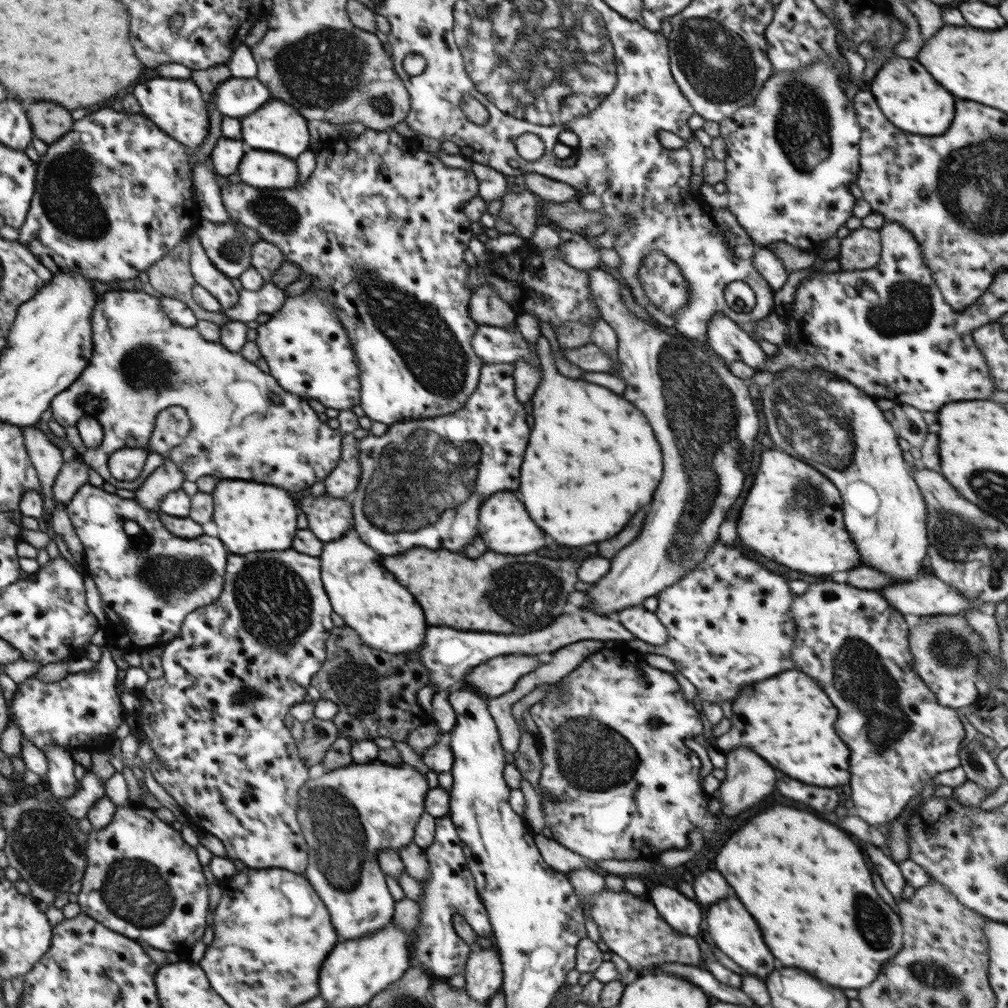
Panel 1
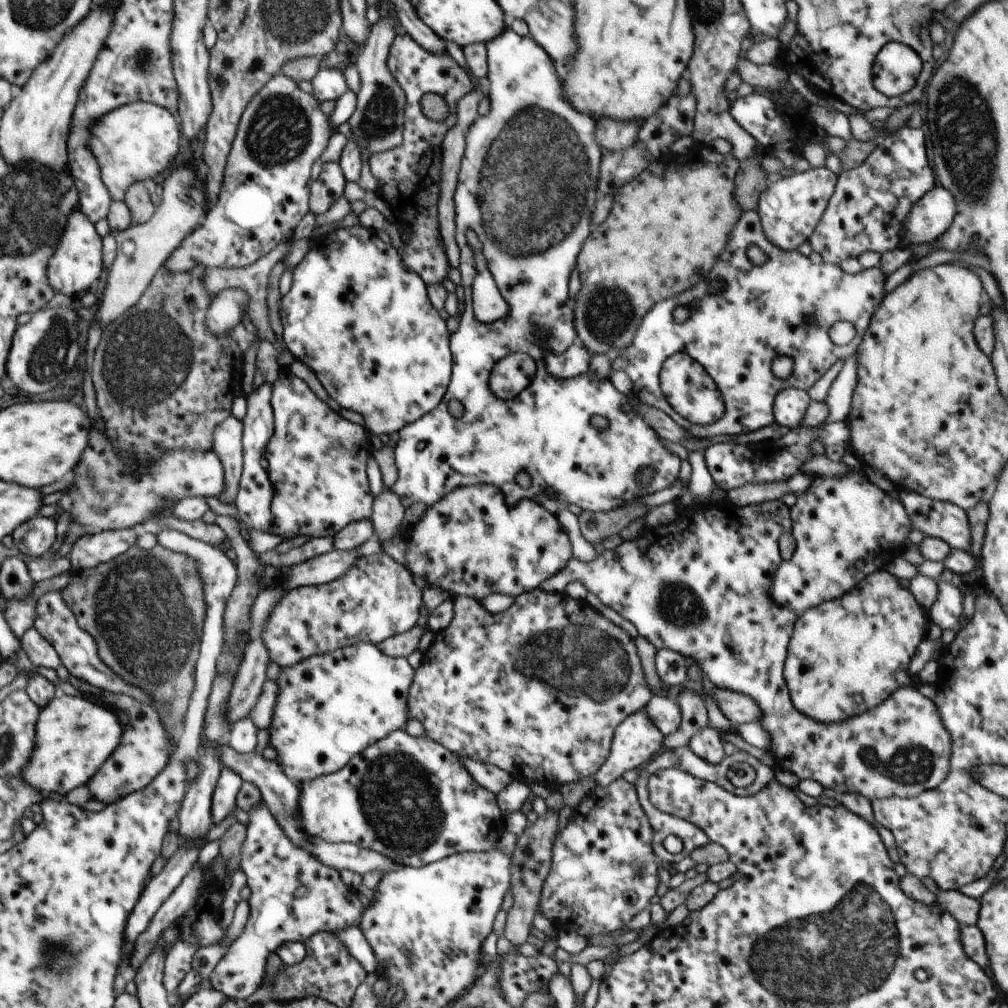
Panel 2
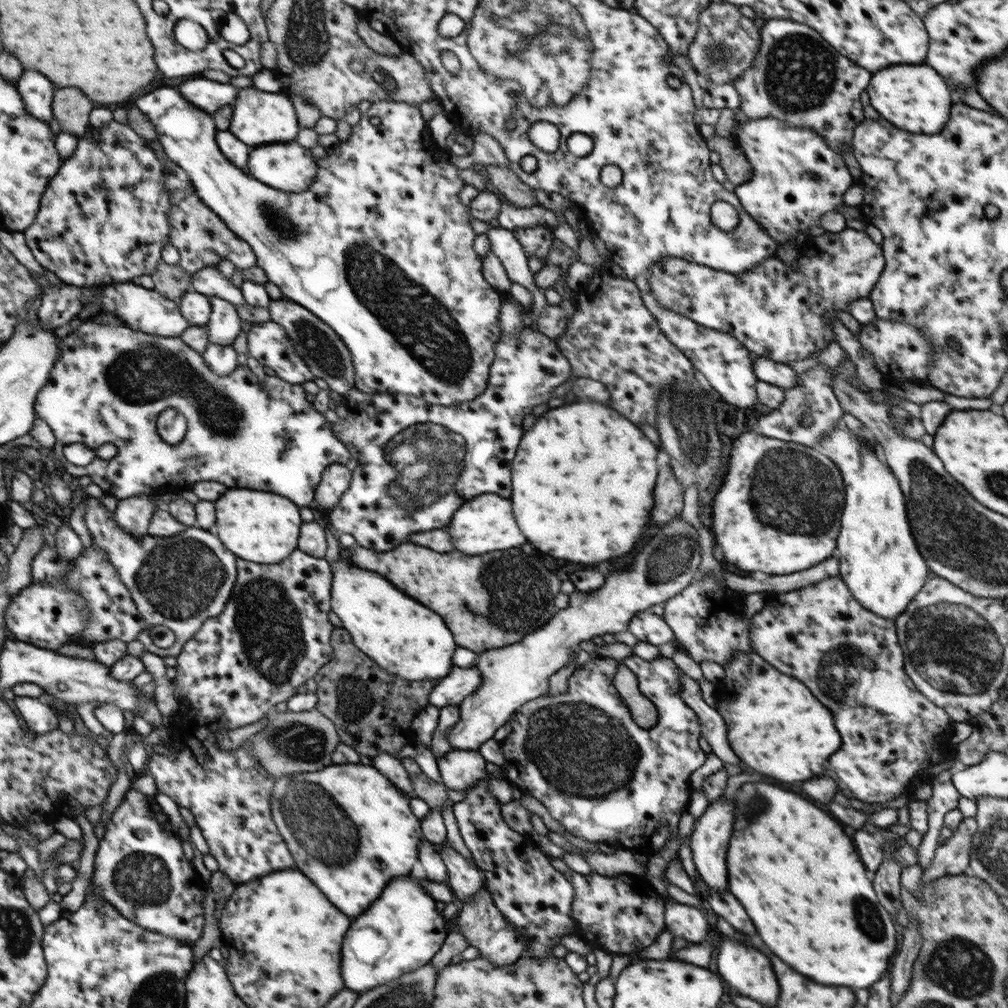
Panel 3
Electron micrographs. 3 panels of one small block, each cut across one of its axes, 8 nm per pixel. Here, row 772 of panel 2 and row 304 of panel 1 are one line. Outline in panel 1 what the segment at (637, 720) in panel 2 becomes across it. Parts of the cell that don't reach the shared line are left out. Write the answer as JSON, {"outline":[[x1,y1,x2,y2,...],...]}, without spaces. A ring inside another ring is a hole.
{"outline":[[601,267,587,272,591,295,597,304,600,318,610,324,618,336,620,374,626,384,624,398,644,412,664,454,664,476,654,492,652,508,646,516,638,540,634,540,609,559,610,568,606,576,585,591,591,598,591,604,585,607,586,610,600,616,614,617,625,608,642,606,647,598,656,597,665,588,676,584,677,580,682,580,686,572,696,568,712,550,718,539,720,524,726,518,726,510,730,510,744,488,744,470,748,468,754,452,754,438,758,434,760,420,748,388,753,380,734,376,724,360,708,346,688,339,673,328,661,327,658,323,655,323,656,329,632,315,622,301,619,285,622,280,613,271],[680,400,690,412,680,412],[732,440,738,440,738,462,724,462,726,457,722,448,732,444]]}

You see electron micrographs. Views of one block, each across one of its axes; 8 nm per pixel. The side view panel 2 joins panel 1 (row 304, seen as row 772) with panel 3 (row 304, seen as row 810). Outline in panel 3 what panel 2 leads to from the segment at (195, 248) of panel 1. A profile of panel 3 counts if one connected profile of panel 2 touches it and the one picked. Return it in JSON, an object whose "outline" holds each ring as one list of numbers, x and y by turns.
{"outline":[[210,296,209,299,211,315,206,324,208,341,220,346,231,346,241,331,236,305,216,296]]}

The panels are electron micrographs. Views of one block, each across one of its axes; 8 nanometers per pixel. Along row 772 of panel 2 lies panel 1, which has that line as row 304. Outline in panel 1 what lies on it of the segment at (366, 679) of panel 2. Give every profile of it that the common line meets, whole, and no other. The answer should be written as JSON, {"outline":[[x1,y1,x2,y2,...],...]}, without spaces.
{"outline":[[308,288,297,296,286,297,284,306,270,315,270,319,256,329,256,345,268,363,271,375,278,384,292,394,303,399,314,398,326,408,334,410,351,410,360,404,359,364,355,359,352,343,348,341,347,332,337,315,337,308,331,301,331,293,323,288]]}

